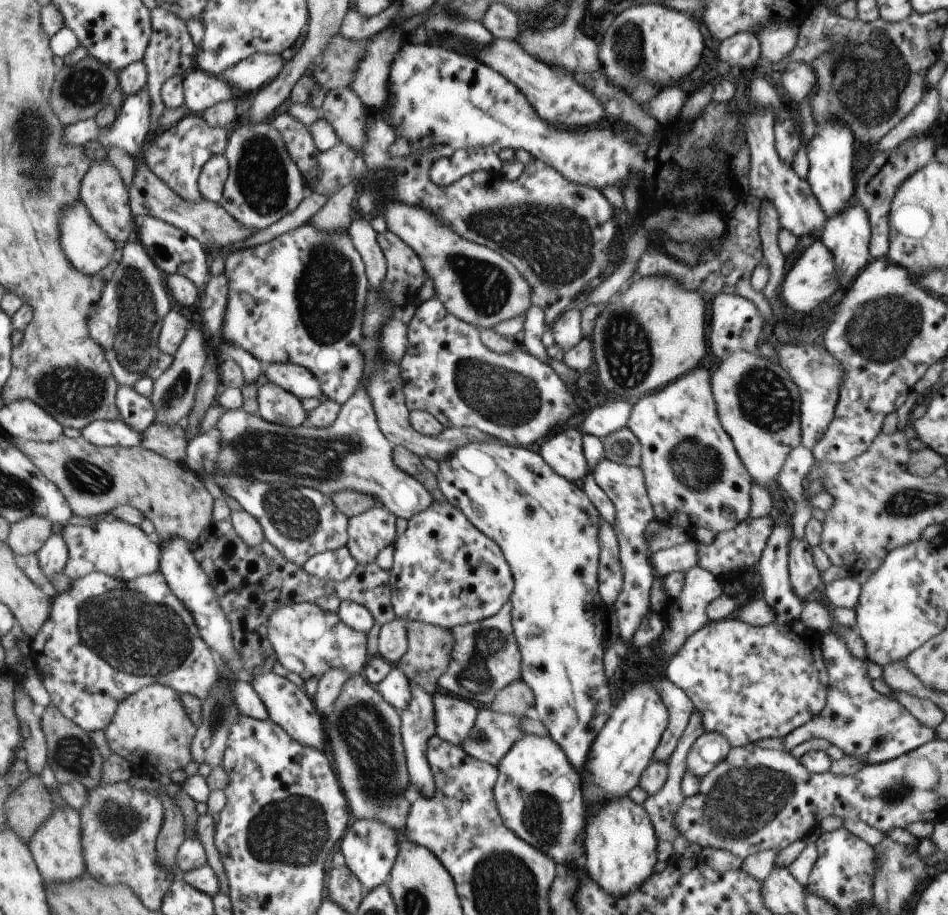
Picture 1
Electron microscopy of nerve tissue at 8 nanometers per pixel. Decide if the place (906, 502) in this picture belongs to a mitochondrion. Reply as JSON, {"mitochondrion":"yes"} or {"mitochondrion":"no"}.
{"mitochondrion":"yes"}

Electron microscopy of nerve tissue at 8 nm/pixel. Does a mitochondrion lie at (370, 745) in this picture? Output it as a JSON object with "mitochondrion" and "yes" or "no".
{"mitochondrion":"yes"}

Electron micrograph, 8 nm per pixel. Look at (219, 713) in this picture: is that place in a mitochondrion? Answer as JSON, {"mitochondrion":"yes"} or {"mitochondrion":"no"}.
{"mitochondrion":"yes"}

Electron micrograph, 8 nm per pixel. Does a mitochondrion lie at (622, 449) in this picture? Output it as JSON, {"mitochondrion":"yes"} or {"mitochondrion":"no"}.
{"mitochondrion":"yes"}

